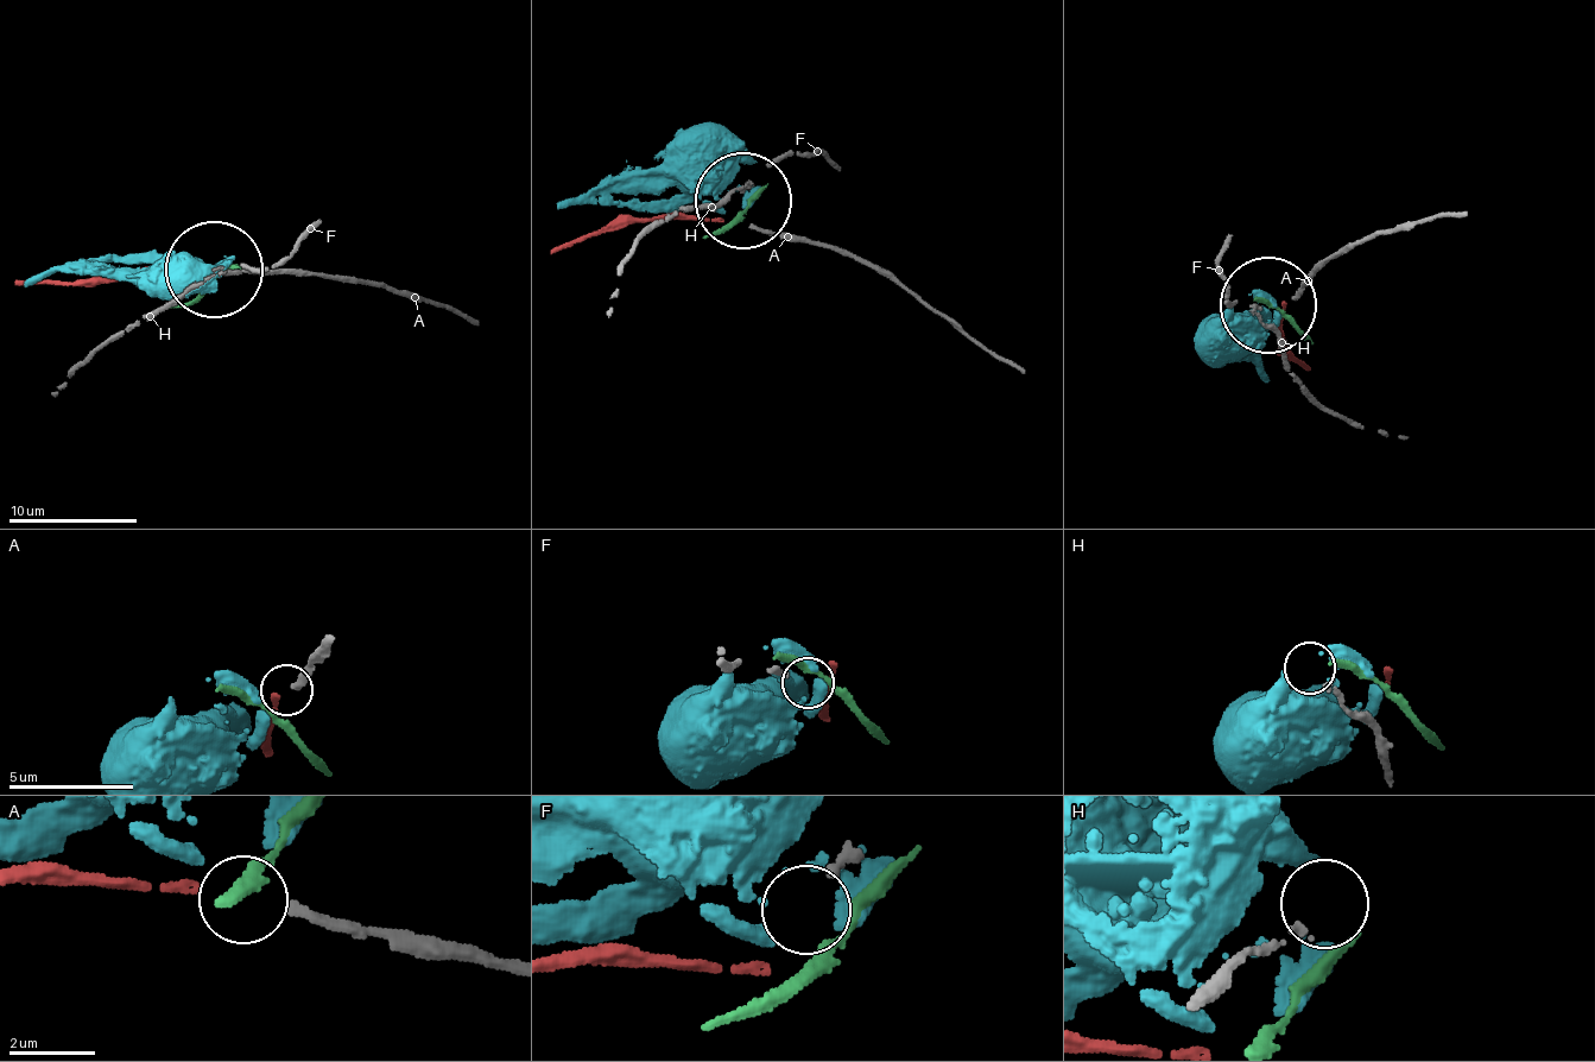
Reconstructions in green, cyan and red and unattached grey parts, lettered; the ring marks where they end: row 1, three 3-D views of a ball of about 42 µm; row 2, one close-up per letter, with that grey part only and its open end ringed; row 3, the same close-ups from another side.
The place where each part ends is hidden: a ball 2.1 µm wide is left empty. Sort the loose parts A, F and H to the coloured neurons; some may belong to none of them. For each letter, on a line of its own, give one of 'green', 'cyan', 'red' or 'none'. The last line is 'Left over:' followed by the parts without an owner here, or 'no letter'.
A: none
F: none
H: none
Left over: A, F, H

